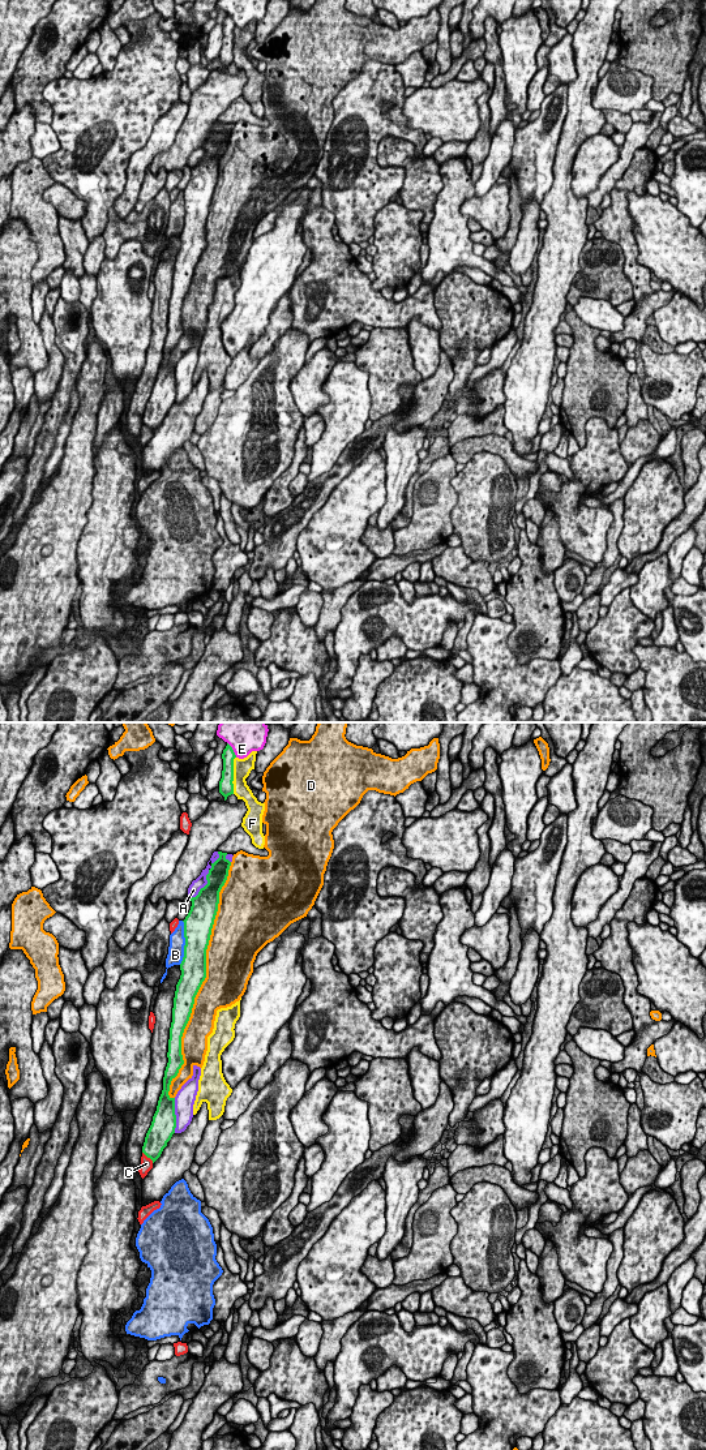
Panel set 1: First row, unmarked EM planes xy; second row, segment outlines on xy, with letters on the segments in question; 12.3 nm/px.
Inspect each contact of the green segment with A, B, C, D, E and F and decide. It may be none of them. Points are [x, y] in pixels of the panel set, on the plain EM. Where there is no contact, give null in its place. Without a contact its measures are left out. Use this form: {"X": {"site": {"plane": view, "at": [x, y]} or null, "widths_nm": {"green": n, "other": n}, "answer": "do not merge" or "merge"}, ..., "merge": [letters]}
{"A": {"site": {"plane": "xy", "at": [208, 153]}, "widths_nm": {"green": 300, "other": 140}, "answer": "do not merge"}, "B": {"site": {"plane": "xy", "at": [185, 213]}, "widths_nm": {"green": 360, "other": 190}, "answer": "do not merge"}, "C": {"site": {"plane": "xy", "at": [148, 427]}, "widths_nm": {"green": 280, "other": 160}, "answer": "do not merge"}, "D": {"site": {"plane": "xy", "at": [204, 249]}, "widths_nm": {"green": 320, "other": 480}, "answer": "do not merge"}, "E": {"site": {"plane": "xy", "at": [232, 20]}, "widths_nm": {"green": 160, "other": 320}, "answer": "do not merge"}, "F": {"site": {"plane": "xy", "at": [232, 44]}, "widths_nm": {"green": 190, "other": 220}, "answer": "do not merge"}, "merge": []}

